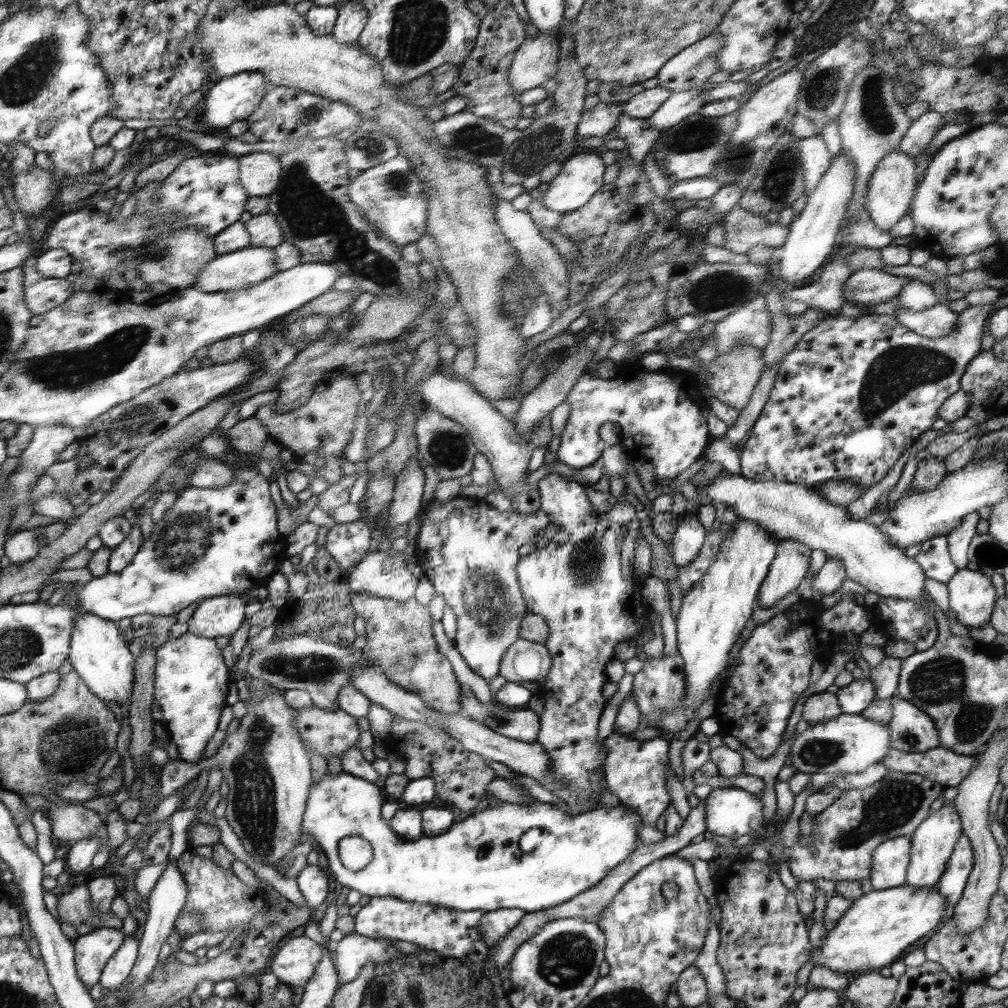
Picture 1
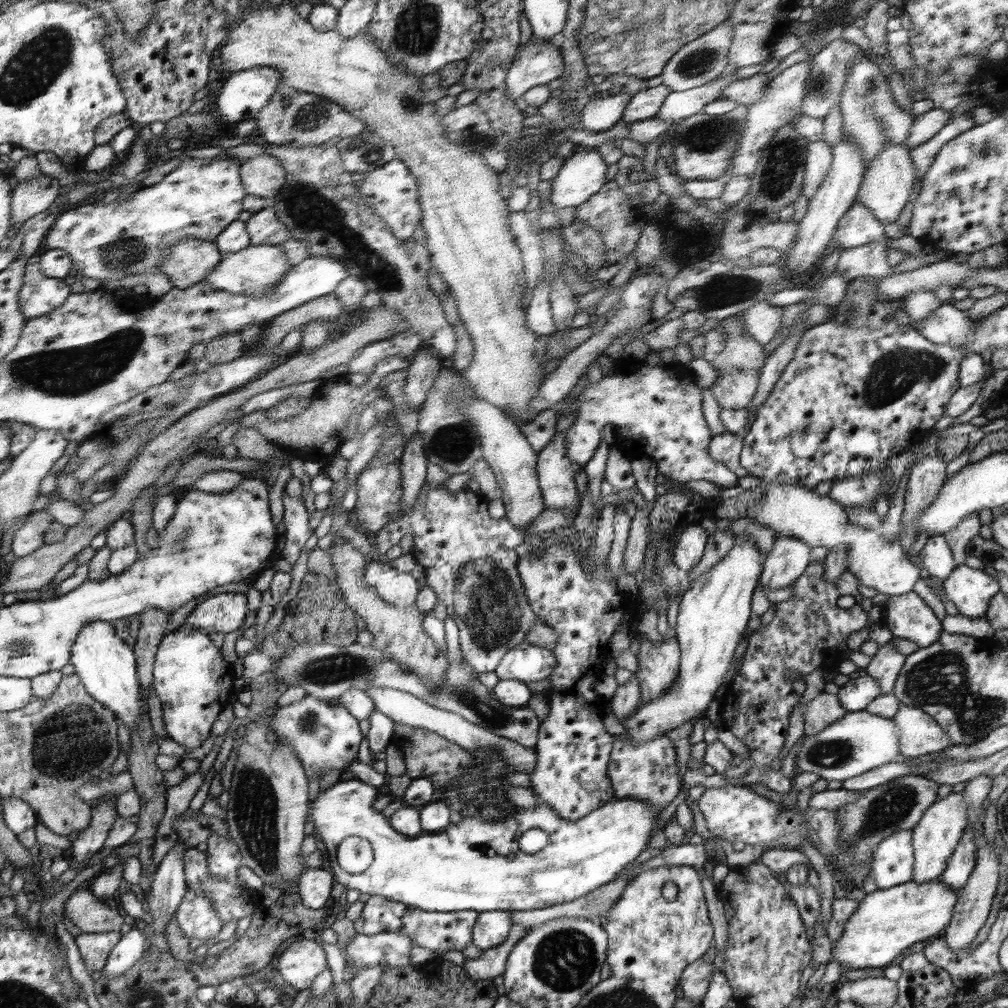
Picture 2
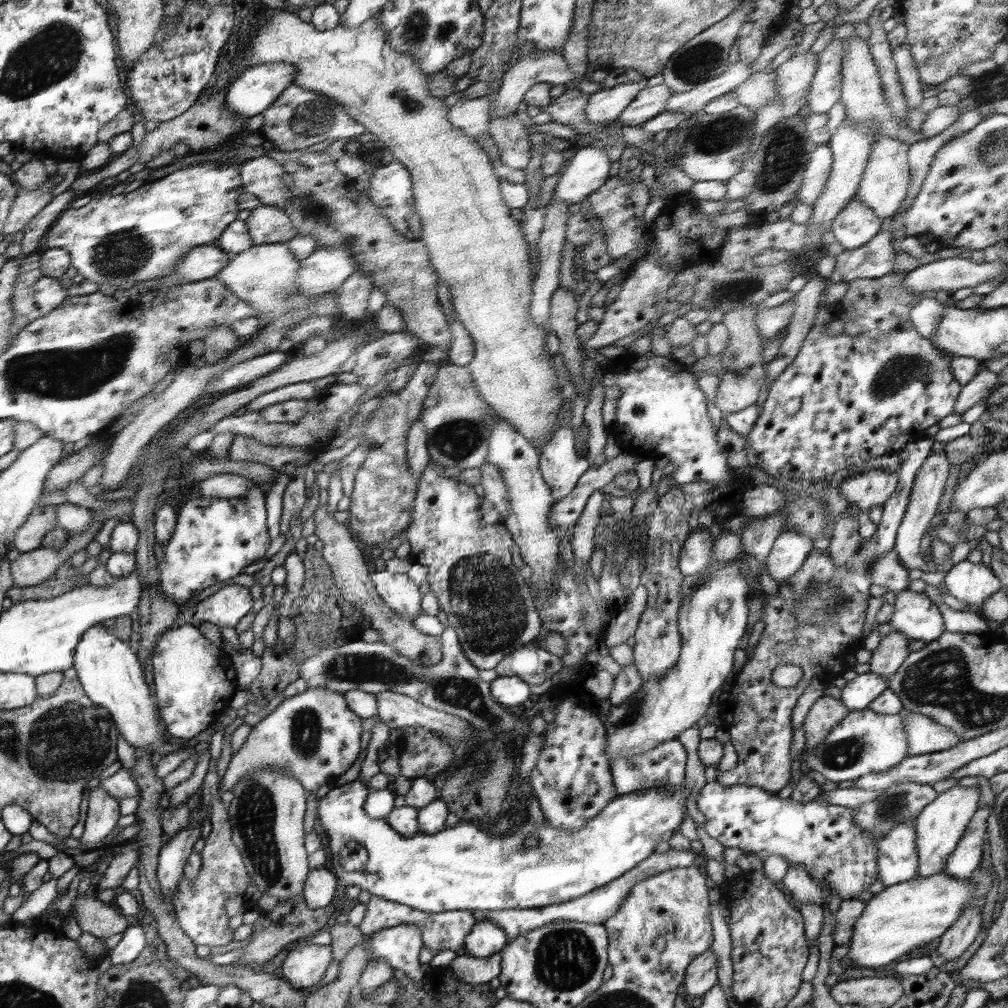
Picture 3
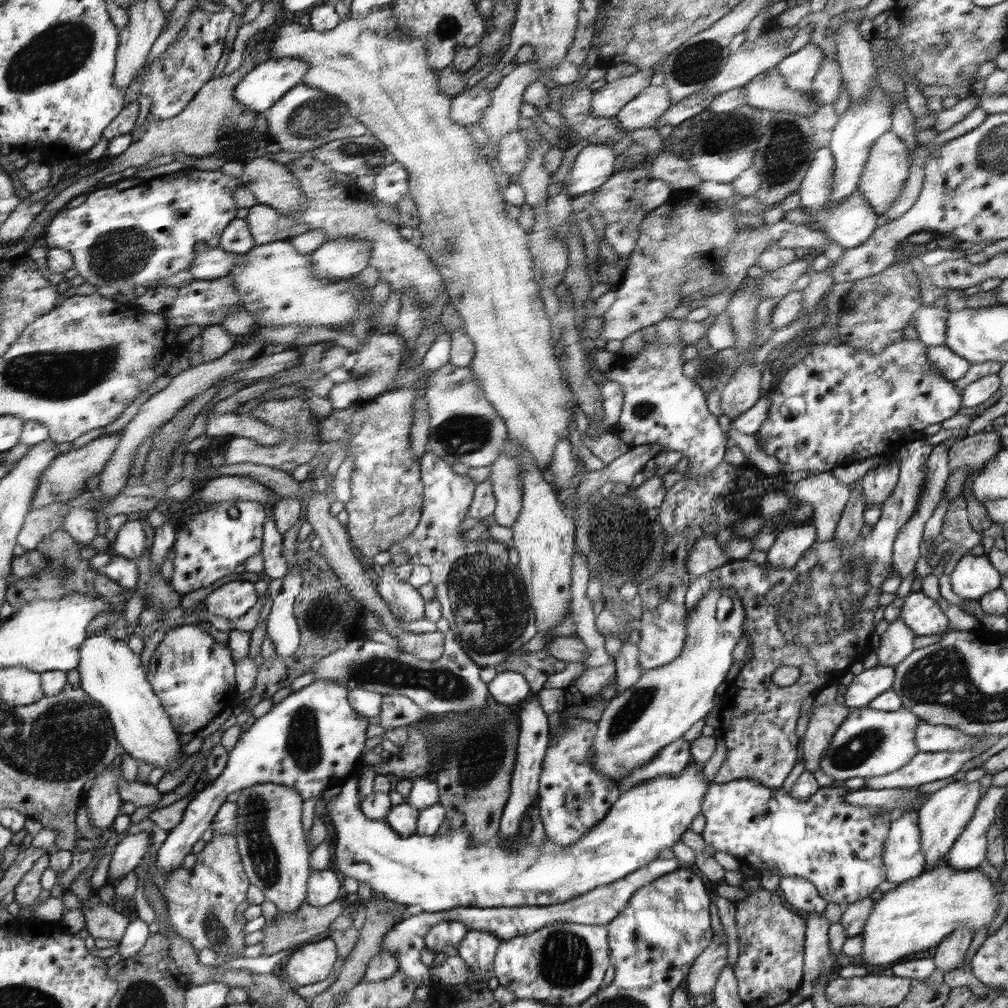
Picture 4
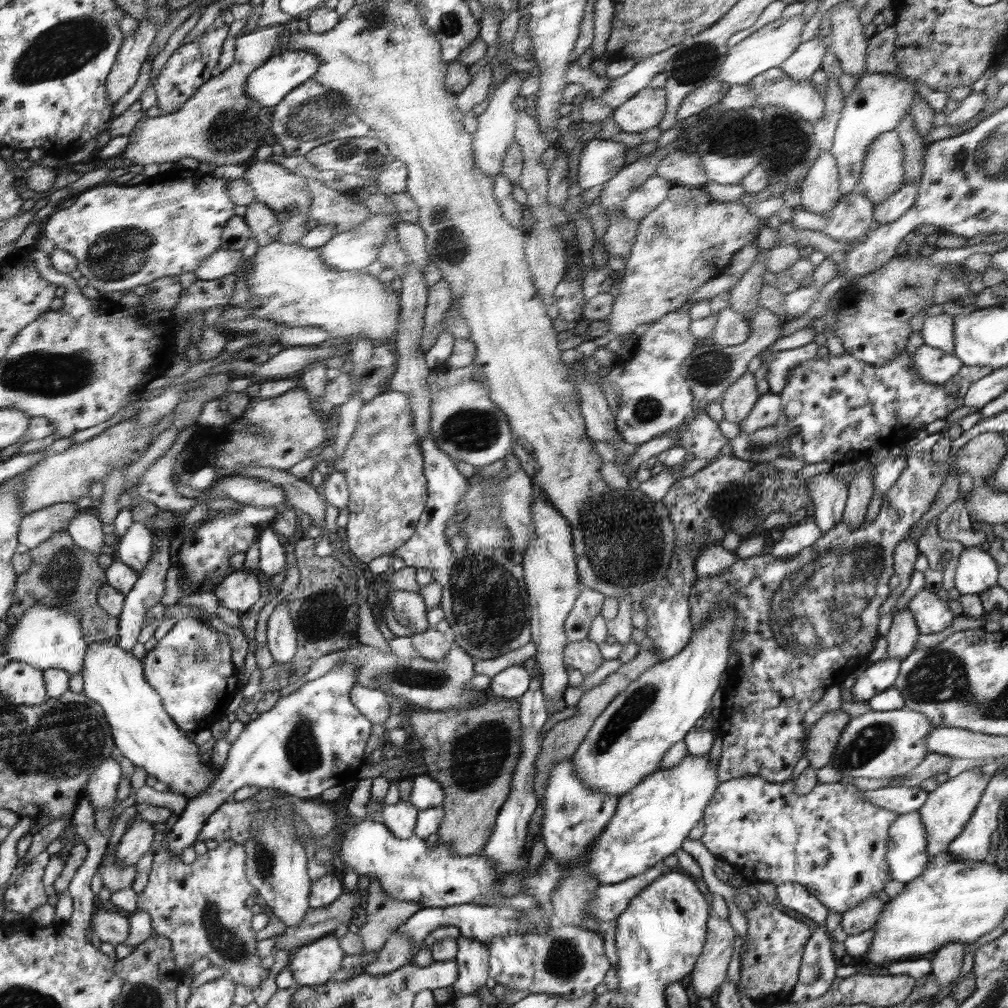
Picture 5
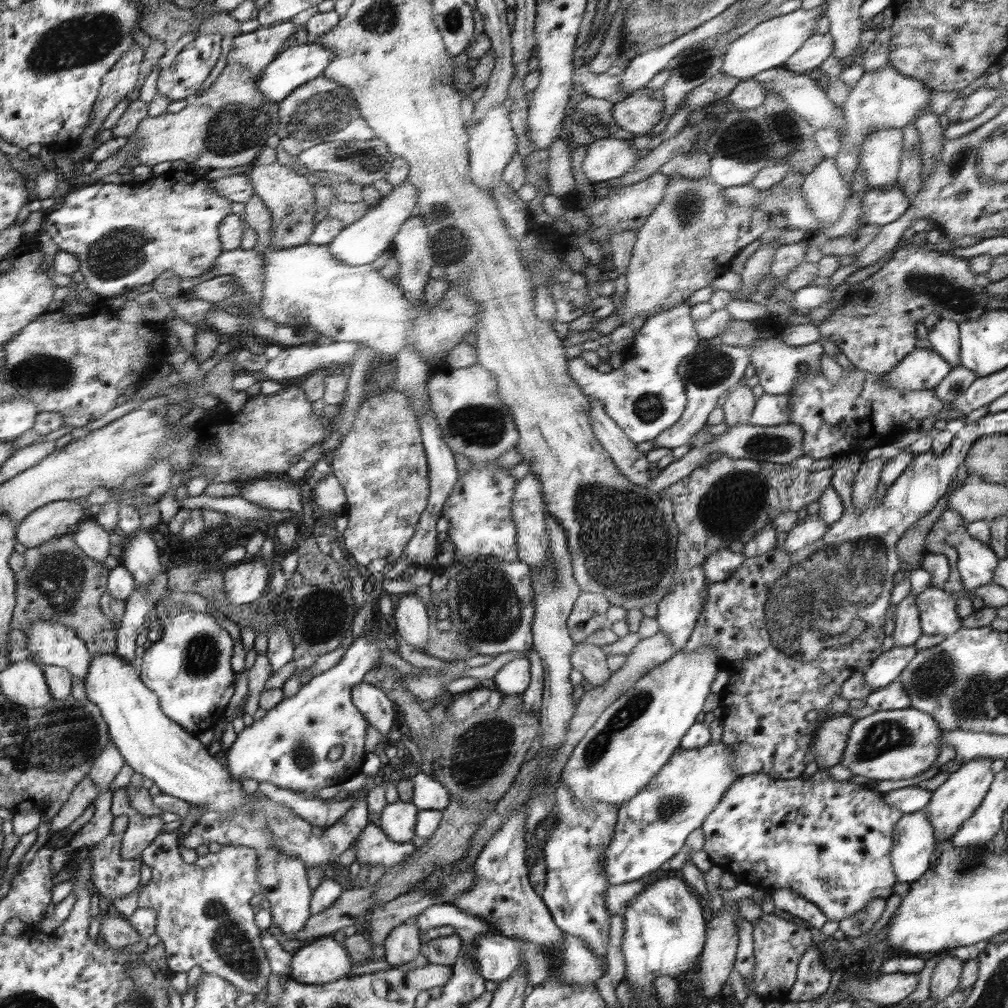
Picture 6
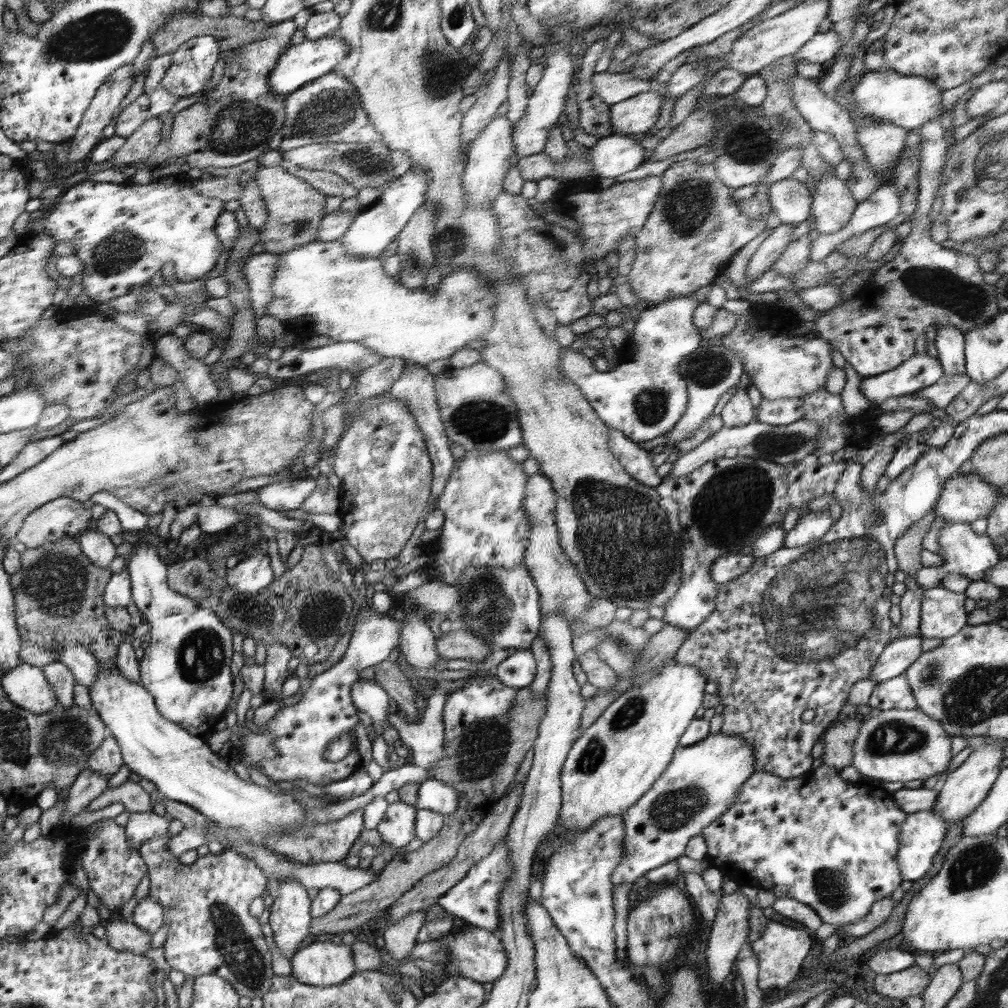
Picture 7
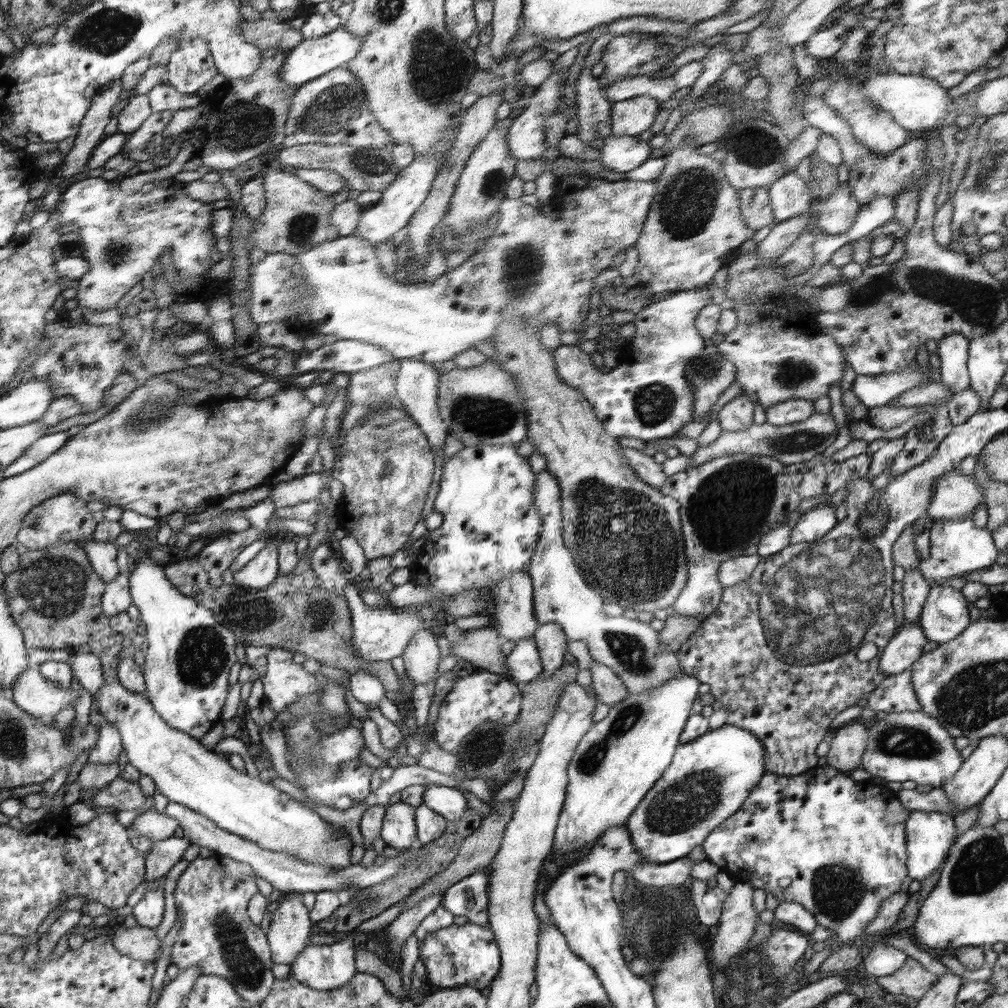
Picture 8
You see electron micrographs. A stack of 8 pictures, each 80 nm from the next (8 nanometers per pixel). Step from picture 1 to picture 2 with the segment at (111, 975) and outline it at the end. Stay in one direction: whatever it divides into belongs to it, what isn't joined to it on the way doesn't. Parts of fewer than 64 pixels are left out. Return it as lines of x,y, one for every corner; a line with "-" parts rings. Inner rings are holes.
134,927
120,938
119,945
112,950
107,965
101,972
102,976
118,978
126,974
126,970
132,969
136,962
142,959
144,950
146,950
145,936
141,930

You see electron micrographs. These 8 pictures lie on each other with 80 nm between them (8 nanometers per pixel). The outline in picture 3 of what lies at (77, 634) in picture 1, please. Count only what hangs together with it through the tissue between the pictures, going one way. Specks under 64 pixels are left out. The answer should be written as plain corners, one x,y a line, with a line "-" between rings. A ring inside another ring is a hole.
101,623
91,626
76,645
74,663
83,689
95,703
108,709
119,734
130,746
135,750
139,748
146,752
158,752
158,748
168,742
163,737
163,734
168,732
167,726
158,714
157,702
154,702
152,692
148,689
149,677
128,641
116,638
116,635

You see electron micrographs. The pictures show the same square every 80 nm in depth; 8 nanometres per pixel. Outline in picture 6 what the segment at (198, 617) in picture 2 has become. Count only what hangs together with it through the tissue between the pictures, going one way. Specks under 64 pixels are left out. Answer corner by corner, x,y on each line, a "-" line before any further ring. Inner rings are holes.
257,558
244,560
236,568
228,568
223,574
223,585
228,600
233,605
258,601
269,584
270,567

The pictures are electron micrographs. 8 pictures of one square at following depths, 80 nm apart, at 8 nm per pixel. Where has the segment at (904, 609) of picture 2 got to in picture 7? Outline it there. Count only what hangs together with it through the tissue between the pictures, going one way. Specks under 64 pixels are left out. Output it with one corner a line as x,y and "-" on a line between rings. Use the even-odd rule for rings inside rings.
942,585
926,589
921,598
920,635
947,639
958,634
969,624
965,600
965,593
950,591

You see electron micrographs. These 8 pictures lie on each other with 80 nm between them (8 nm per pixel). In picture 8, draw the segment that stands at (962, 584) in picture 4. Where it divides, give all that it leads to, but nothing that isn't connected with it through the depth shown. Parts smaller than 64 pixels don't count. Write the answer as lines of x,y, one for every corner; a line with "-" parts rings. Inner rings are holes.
972,517
933,521
930,529
930,558
921,560
920,572
922,576
934,585
944,585
951,578
962,577
976,570
984,570
996,564
998,549
994,545
993,533
985,527
974,525

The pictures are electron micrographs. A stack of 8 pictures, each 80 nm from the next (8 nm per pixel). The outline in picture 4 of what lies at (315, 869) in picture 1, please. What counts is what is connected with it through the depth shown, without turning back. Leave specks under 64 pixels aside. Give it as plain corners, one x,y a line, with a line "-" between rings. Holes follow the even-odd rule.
323,869
312,874
307,892
307,904
322,907
339,898
342,878
336,871

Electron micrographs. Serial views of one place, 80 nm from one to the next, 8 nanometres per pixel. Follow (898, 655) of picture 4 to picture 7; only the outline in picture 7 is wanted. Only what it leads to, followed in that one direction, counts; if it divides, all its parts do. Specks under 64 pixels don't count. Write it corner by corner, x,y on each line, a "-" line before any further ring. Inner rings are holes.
908,576
904,582
906,590
900,599
901,621
898,624
899,637
909,637
910,635
918,635
919,622
921,615
921,598
924,589
918,584
918,581

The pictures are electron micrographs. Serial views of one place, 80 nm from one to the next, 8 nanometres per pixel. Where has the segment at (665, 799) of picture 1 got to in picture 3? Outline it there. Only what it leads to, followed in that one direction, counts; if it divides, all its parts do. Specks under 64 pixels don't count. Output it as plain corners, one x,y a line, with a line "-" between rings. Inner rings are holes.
674,739
663,742
640,754
635,754
630,758
615,756
615,758
612,758
610,769
620,795
635,793
644,789
670,789
675,791
686,780
684,778
686,759
686,749
678,739

